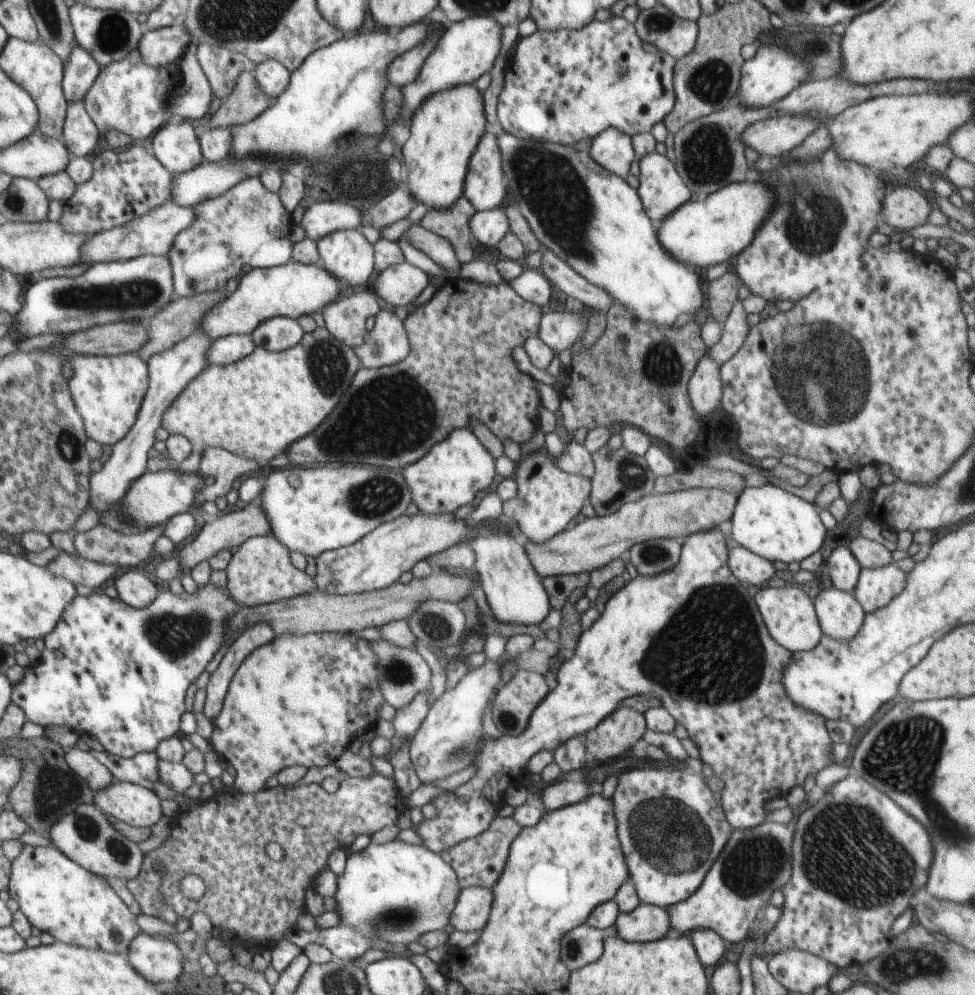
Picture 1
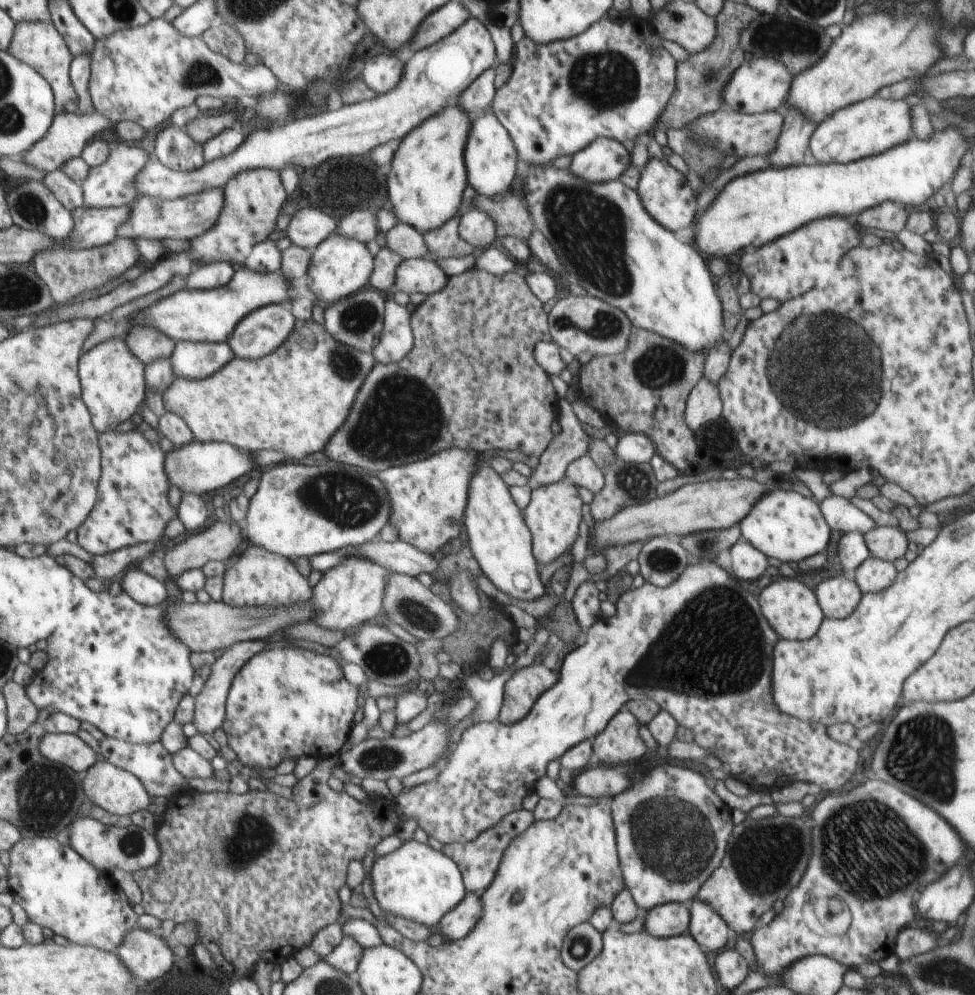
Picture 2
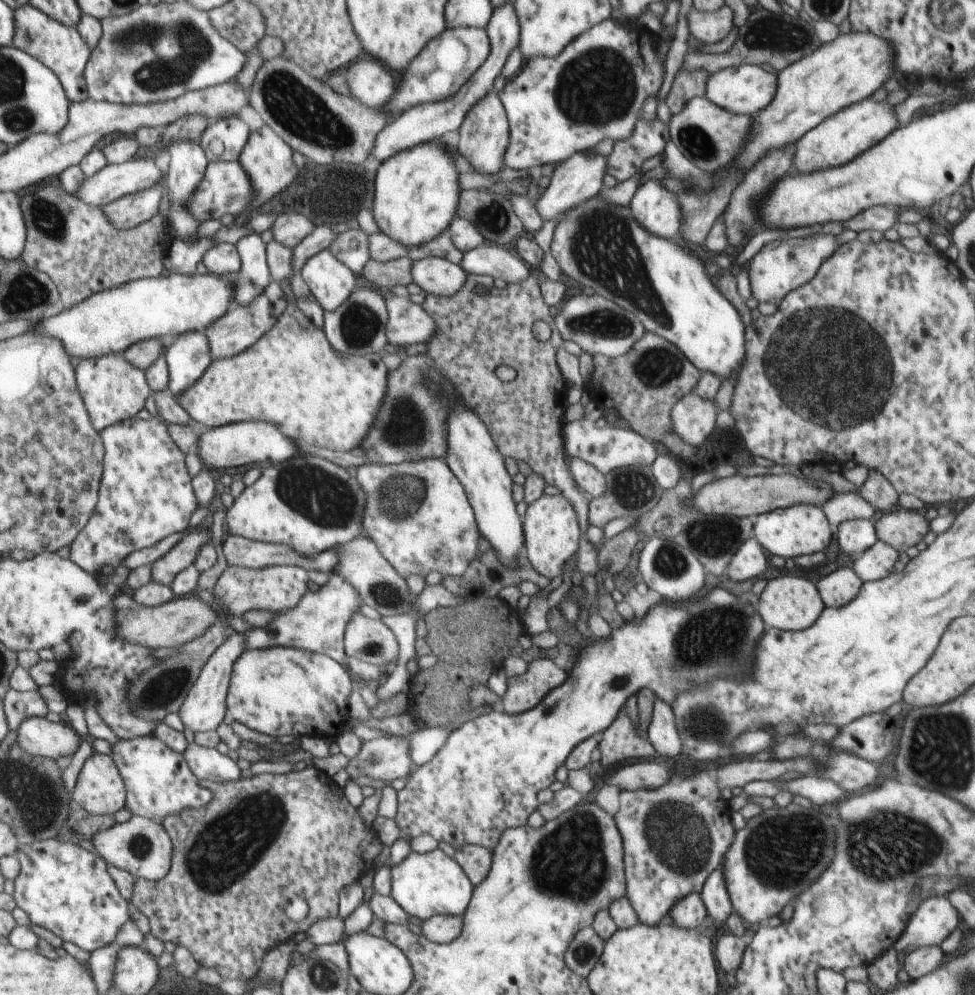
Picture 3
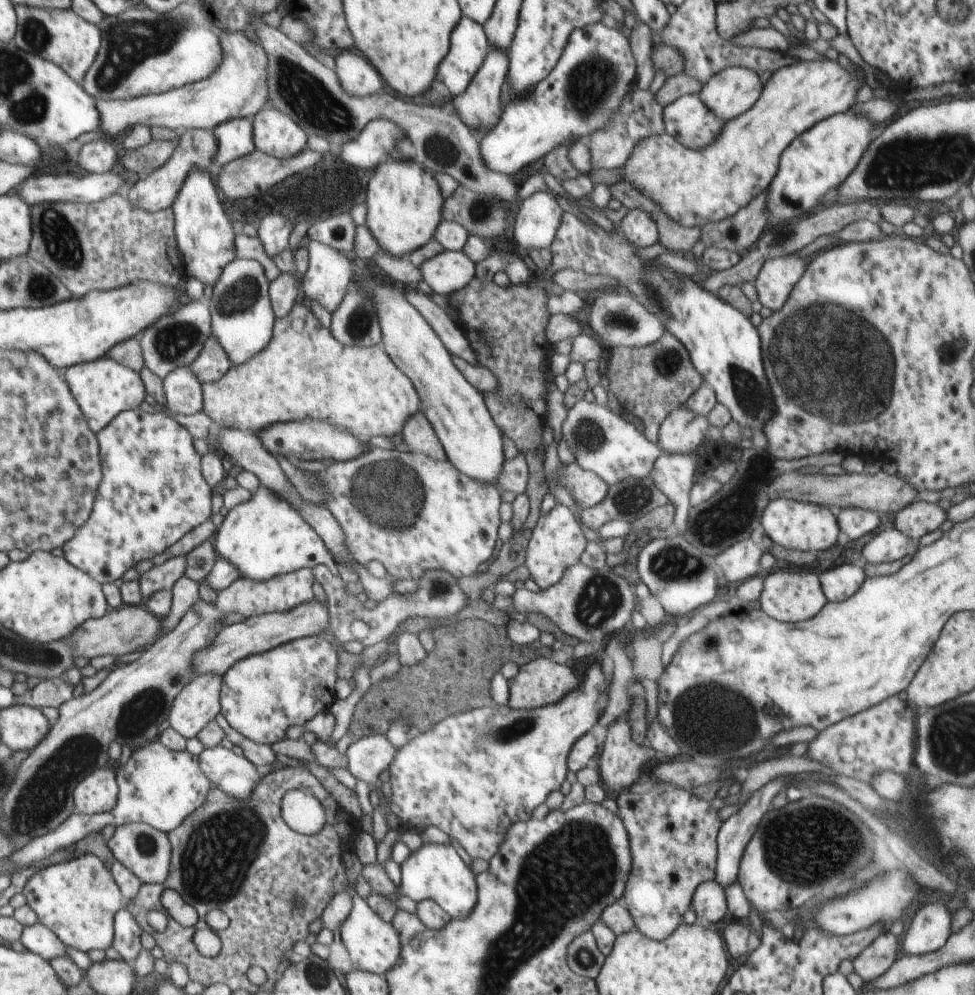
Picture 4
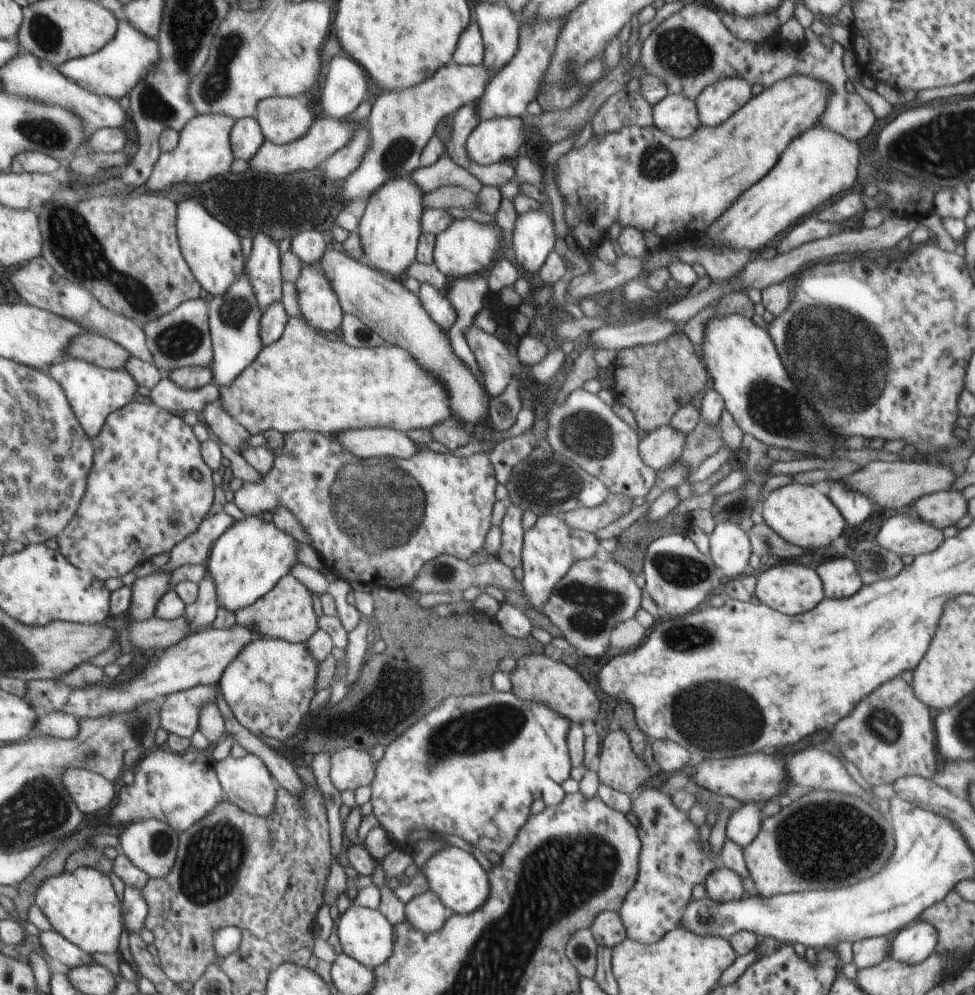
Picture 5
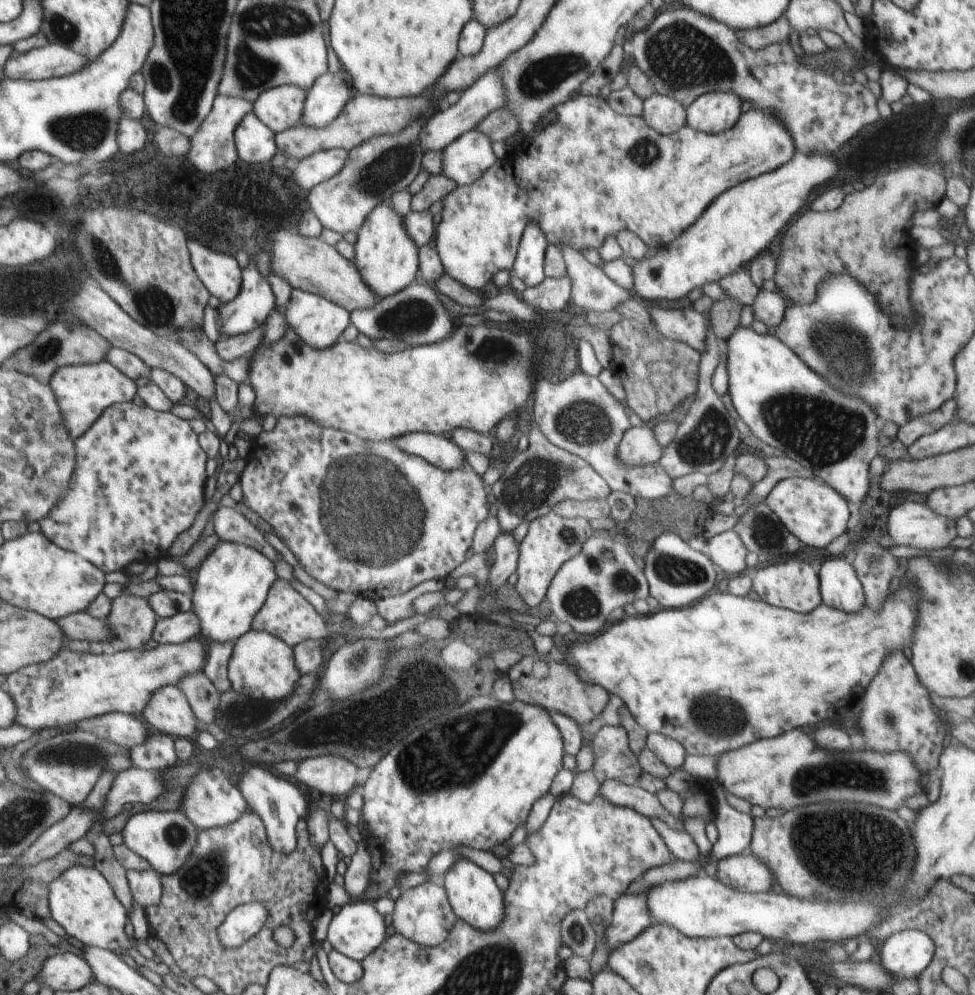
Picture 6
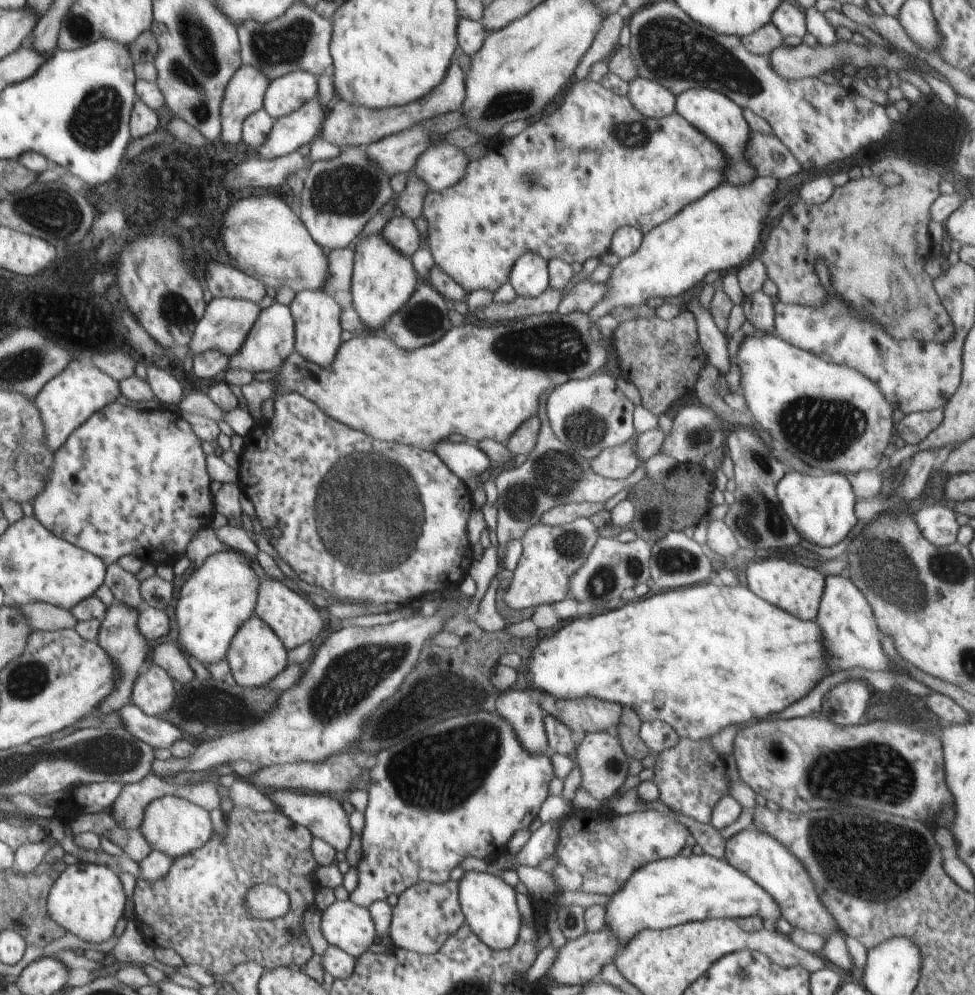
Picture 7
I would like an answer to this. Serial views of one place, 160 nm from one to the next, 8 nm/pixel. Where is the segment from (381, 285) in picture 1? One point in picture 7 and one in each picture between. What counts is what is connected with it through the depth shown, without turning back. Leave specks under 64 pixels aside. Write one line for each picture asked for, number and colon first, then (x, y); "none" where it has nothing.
2: (424, 275)
3: (436, 276)
4: (446, 273)
5: (465, 248)
6: (605, 172)
7: (555, 190)

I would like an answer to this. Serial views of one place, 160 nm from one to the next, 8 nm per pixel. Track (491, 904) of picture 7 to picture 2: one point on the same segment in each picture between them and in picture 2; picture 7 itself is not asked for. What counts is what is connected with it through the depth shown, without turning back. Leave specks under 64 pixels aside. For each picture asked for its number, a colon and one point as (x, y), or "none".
2: (415, 882)
3: (424, 884)
4: (436, 872)
5: (454, 875)
6: (473, 894)

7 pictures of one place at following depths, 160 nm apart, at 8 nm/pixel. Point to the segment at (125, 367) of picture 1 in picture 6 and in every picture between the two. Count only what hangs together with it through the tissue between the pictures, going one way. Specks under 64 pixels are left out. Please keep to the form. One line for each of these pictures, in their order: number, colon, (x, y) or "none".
2: (112, 379)
3: (113, 390)
4: (102, 388)
5: (93, 392)
6: (83, 391)

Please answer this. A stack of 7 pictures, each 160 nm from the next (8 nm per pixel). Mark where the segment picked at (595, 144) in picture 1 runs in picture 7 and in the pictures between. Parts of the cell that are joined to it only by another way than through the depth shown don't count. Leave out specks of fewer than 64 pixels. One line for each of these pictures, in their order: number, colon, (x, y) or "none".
2: (604, 159)
3: (579, 178)
4: (537, 222)
5: (534, 236)
6: (529, 263)
7: (529, 276)

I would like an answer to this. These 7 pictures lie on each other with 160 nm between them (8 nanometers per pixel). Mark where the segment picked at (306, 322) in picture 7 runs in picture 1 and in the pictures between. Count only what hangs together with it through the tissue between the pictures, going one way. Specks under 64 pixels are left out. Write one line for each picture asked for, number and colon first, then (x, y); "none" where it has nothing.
1: (348, 255)
2: (340, 266)
3: (330, 282)
4: (327, 281)
5: (320, 306)
6: (318, 322)

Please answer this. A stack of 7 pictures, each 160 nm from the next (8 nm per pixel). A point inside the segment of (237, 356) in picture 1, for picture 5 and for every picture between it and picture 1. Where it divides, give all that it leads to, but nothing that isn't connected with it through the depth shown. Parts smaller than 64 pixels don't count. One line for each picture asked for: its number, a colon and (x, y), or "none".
2: (191, 361)
3: (188, 355)
4: (183, 393)
5: (166, 394)

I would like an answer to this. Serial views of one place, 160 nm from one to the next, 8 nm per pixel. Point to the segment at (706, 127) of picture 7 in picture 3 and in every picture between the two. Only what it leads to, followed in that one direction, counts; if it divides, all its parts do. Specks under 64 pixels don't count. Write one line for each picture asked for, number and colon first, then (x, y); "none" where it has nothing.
3: (744, 89)
4: (734, 90)
5: (717, 102)
6: (713, 112)

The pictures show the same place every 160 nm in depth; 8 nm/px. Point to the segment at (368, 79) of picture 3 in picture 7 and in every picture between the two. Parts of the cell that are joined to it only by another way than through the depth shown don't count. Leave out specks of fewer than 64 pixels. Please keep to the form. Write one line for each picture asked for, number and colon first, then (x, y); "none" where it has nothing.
4: (359, 78)
5: (345, 86)
6: (328, 96)
7: (300, 127)

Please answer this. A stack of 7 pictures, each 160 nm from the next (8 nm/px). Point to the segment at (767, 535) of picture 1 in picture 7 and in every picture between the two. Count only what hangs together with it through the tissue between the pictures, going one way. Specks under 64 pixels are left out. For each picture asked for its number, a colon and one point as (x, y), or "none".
2: (786, 525)
3: (802, 529)
4: (805, 527)
5: (800, 514)
6: (814, 512)
7: (821, 509)

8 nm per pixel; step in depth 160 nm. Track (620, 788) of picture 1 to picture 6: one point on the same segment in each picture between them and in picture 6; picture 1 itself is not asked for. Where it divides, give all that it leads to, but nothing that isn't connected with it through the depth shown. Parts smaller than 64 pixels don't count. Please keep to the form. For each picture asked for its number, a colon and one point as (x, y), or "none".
2: (667, 848)
3: (669, 850)
4: (673, 836)
5: (673, 860)
6: (631, 916)

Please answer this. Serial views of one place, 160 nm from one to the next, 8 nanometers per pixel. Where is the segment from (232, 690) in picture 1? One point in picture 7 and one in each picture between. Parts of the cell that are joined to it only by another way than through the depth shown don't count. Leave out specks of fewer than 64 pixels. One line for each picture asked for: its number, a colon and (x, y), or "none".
2: (305, 706)
3: (279, 691)
4: (263, 695)
5: (268, 686)
6: (261, 666)
7: (256, 655)

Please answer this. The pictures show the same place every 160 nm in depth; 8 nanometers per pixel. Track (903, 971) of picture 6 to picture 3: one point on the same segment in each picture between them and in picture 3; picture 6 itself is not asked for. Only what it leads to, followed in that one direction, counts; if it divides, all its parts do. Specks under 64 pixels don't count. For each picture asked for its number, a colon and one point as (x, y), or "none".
3: (935, 918)
4: (931, 927)
5: (914, 943)

